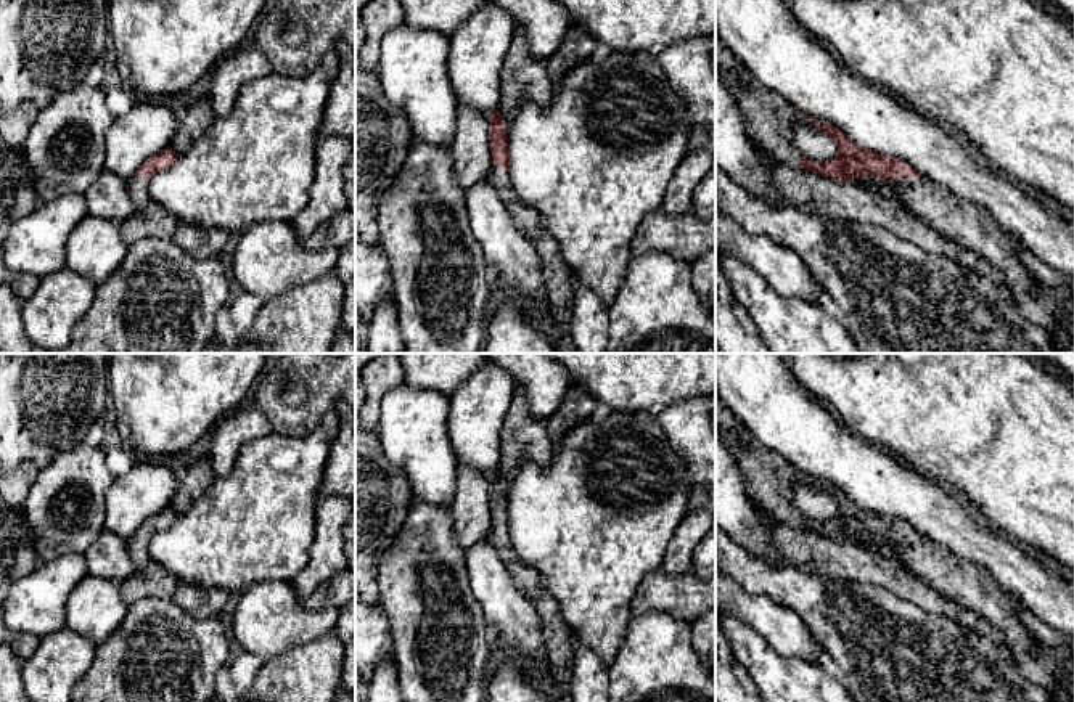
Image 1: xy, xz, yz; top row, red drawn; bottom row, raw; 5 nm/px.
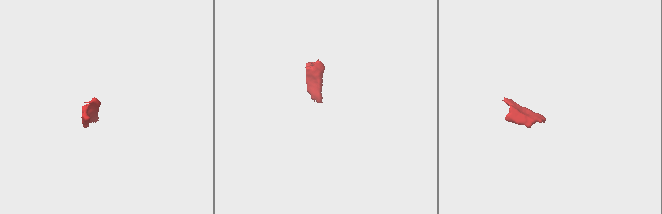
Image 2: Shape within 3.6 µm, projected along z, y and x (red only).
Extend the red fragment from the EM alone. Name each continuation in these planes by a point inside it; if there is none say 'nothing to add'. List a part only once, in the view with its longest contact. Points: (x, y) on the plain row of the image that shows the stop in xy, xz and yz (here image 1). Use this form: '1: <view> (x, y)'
1: yz (769, 476)
2: yz (1052, 669)

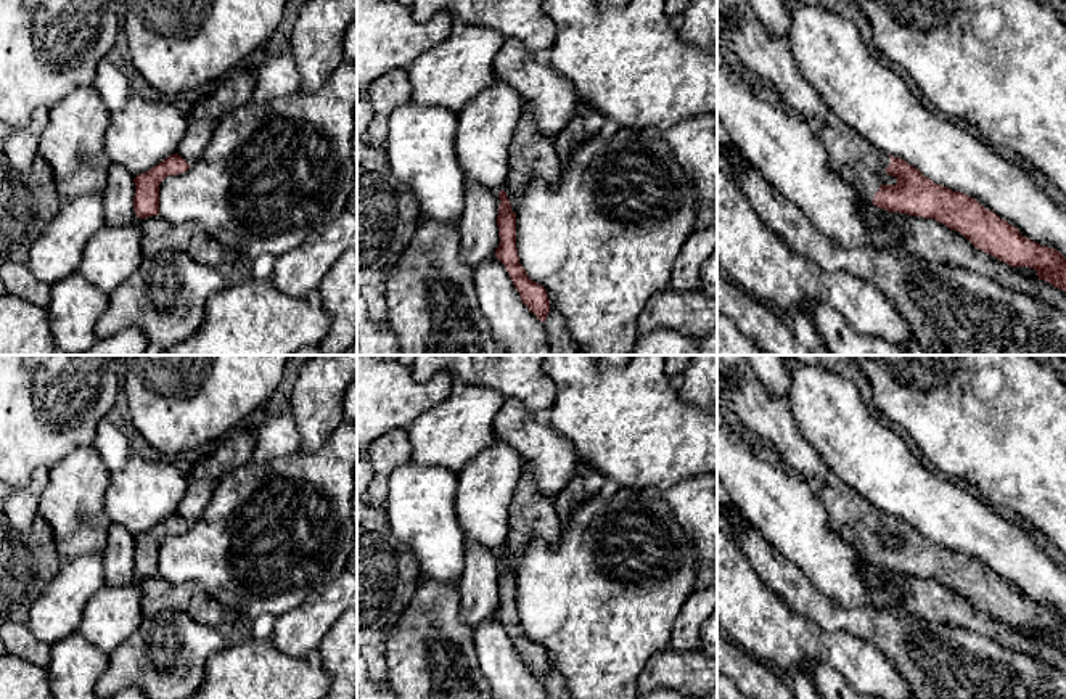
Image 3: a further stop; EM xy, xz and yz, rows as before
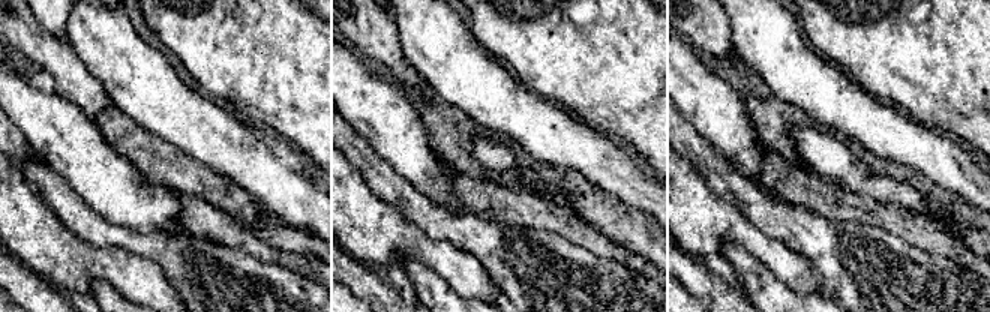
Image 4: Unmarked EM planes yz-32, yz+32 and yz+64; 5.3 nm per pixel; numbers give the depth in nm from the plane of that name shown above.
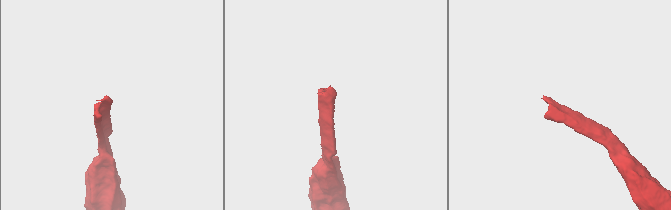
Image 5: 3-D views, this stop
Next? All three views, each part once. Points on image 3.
1: yz (851, 516)

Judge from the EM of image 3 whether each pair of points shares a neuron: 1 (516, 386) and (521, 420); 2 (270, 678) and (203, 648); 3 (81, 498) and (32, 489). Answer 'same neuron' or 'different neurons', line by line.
1: different neurons
2: different neurons
3: different neurons

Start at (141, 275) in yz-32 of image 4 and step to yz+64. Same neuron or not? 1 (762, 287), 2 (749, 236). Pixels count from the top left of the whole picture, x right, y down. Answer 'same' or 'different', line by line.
1: different
2: same

